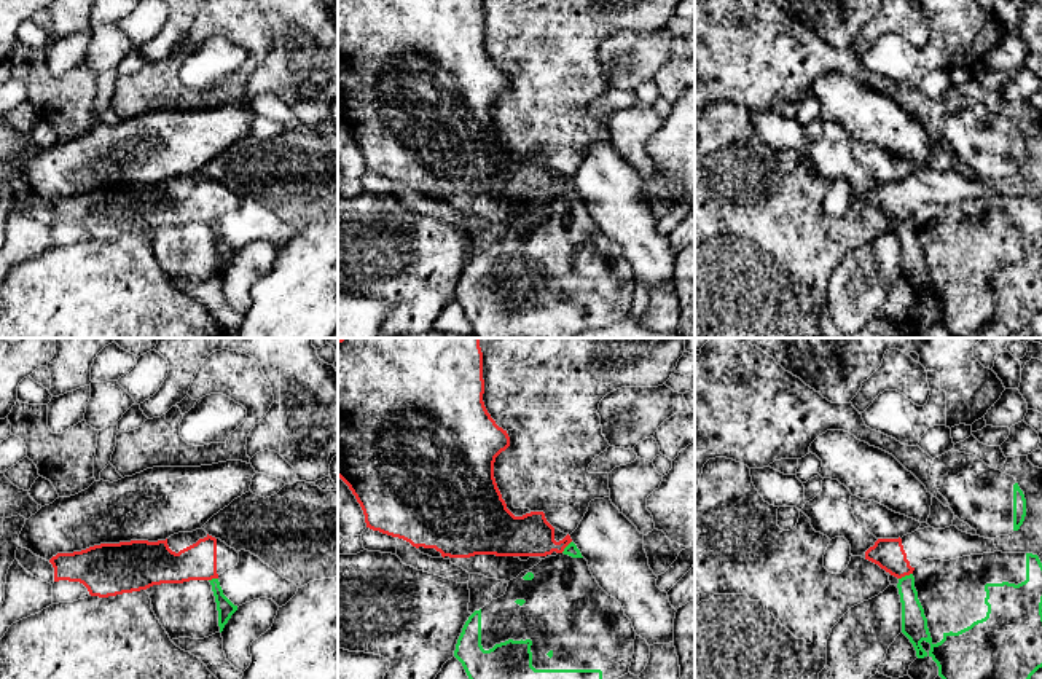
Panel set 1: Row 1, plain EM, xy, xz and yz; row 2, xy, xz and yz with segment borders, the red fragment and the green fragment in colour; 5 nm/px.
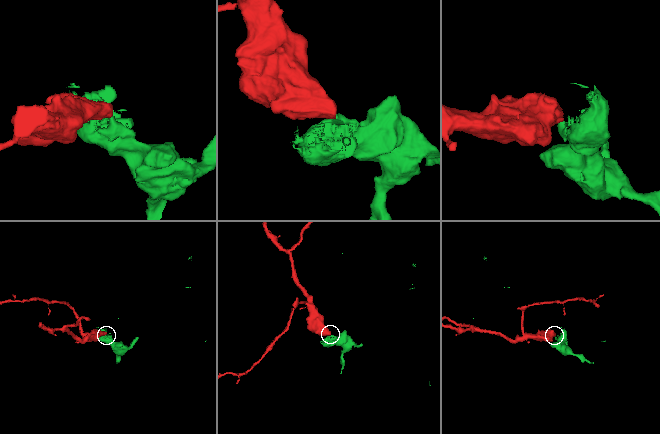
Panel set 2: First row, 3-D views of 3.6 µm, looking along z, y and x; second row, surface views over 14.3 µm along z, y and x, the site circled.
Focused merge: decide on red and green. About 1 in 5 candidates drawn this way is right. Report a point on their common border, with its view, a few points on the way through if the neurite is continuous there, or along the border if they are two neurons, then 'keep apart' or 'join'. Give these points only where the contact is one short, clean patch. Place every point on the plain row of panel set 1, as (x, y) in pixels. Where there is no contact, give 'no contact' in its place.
meets red in yz at (905, 217); border along yz (912, 215), (899, 222); keep apart

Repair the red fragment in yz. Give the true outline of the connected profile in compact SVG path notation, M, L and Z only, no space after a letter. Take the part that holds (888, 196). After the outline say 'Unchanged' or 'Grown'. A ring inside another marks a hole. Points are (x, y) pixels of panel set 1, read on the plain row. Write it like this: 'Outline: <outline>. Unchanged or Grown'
Outline: M956 169L945 172L924 171L902 182L878 182L865 194L865 202L878 207L891 218L902 222L927 202L950 204L970 198L997 194L993 182L972 179Z. Grown

